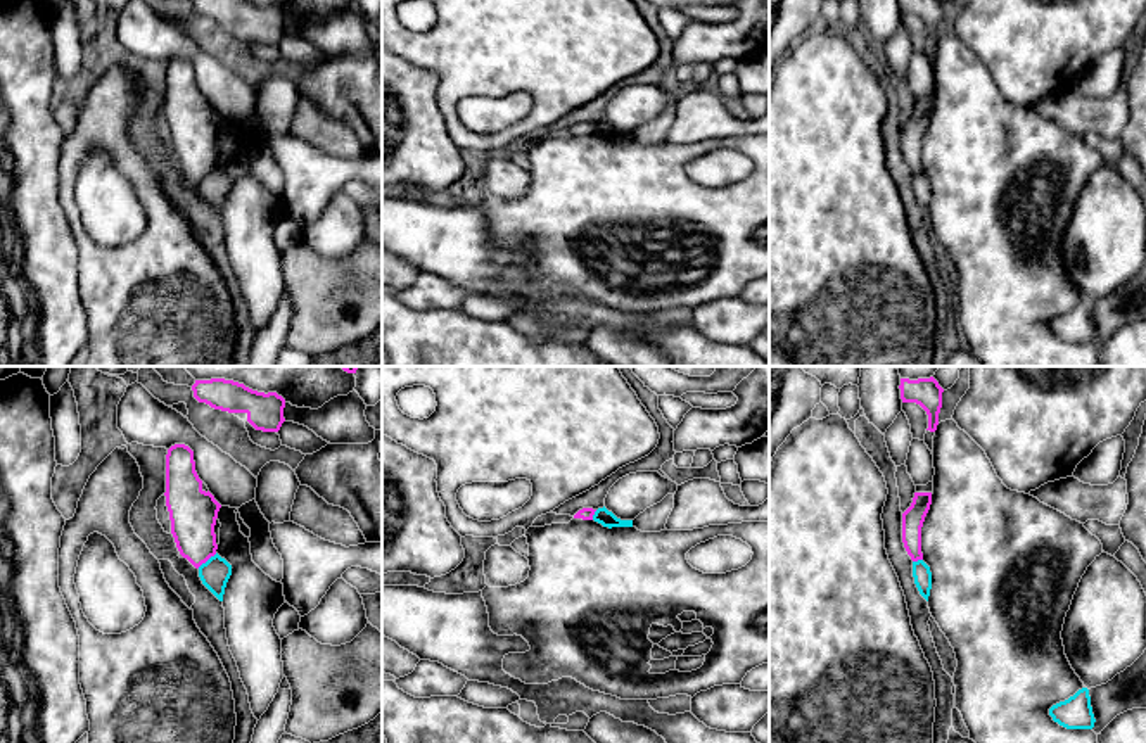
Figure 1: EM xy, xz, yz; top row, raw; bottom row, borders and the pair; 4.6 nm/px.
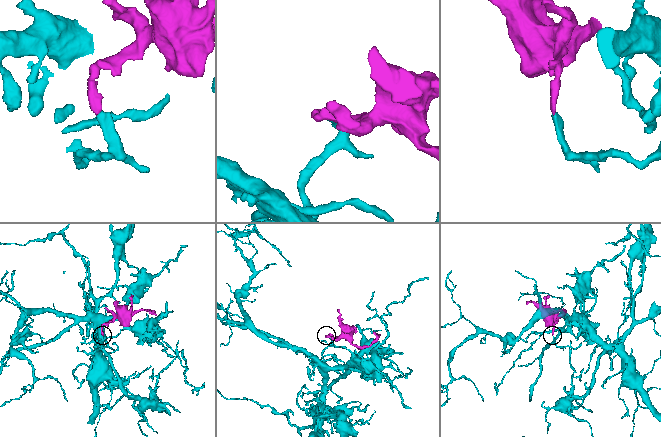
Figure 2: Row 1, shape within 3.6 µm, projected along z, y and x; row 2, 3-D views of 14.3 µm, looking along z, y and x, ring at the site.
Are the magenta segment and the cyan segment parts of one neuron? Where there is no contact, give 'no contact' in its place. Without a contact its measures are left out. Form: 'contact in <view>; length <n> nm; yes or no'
contact in xy; length 120 nm; no

